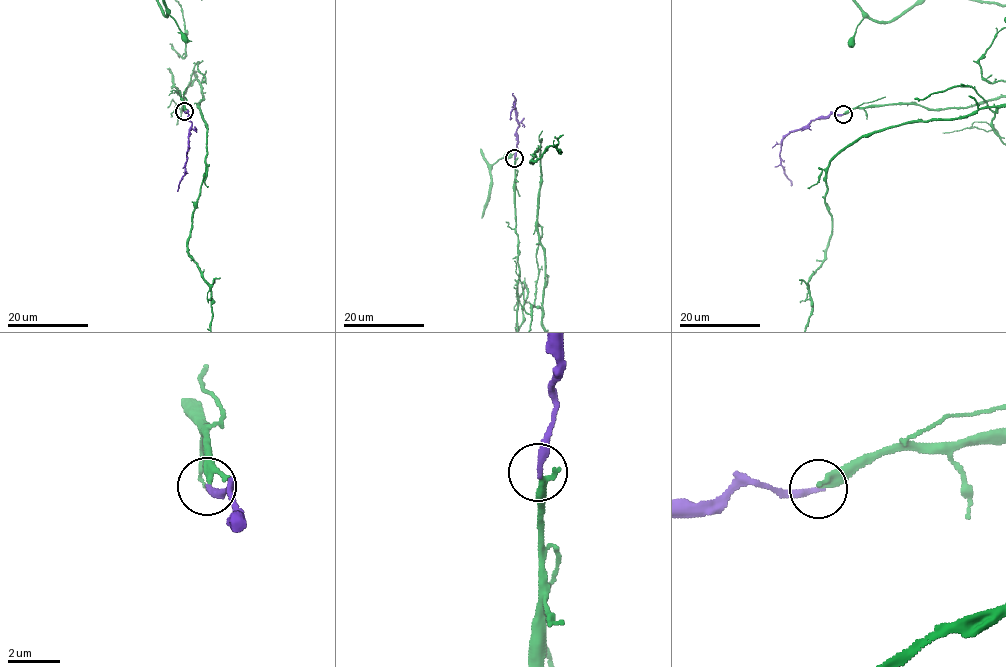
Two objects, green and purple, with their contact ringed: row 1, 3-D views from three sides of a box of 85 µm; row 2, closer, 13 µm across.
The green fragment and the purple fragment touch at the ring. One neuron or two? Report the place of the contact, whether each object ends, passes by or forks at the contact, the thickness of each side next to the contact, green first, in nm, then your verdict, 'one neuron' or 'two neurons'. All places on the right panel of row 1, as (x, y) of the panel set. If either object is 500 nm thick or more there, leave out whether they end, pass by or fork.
place (843, 114); green passes by; purple ends; calibres 200 and 260 nm; one neuron

